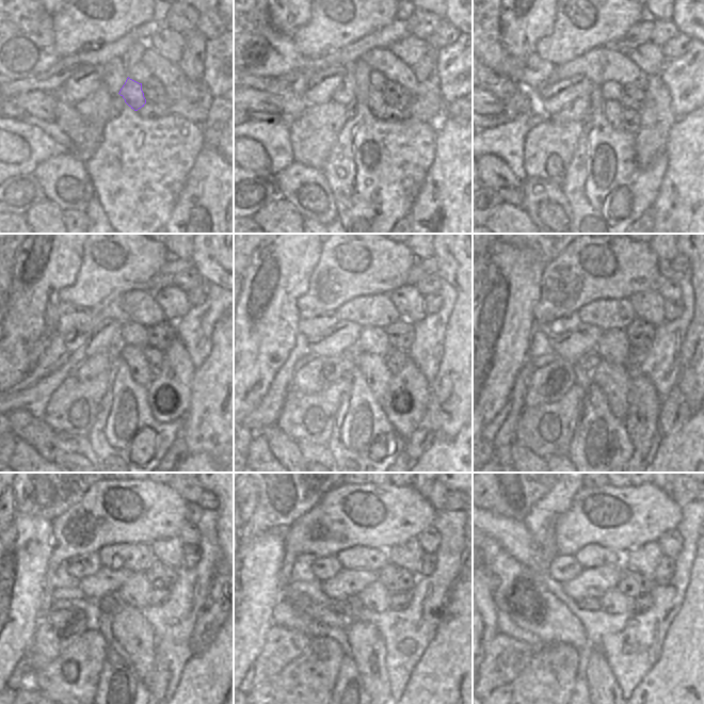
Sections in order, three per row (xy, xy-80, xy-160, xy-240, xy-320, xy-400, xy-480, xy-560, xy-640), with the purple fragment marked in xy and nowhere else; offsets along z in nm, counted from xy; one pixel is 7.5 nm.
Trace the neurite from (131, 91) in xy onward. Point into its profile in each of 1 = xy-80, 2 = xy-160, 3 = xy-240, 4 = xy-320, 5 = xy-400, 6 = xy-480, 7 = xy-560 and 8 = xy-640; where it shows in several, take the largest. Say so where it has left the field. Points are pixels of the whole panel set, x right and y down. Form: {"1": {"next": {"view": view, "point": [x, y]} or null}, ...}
{"1": {"next": {"view": "xy-80", "point": [376, 100]}}, "2": {"next": {"view": "xy-160", "point": [612, 109]}}, "3": {"next": {"view": "xy-240", "point": [133, 355]}}, "4": {"next": {"view": "xy-320", "point": [378, 376]}}, "5": {"next": {"view": "xy-400", "point": [614, 381]}}, "6": {"next": {"view": "xy-480", "point": [131, 630]}}, "7": {"next": {"view": "xy-560", "point": [367, 649]}}, "8": {"next": {"view": "xy-640", "point": [604, 689]}}}

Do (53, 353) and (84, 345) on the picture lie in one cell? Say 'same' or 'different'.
different

